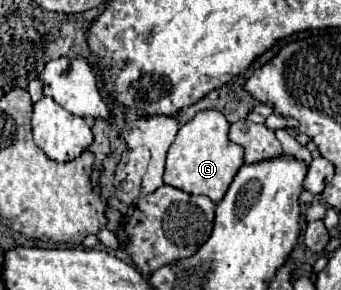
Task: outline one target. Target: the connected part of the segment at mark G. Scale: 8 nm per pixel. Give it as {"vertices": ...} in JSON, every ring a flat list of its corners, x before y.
{"vertices":[[201,111,187,121,169,147,163,181,191,195,207,195,213,203,219,203,229,189,233,177,243,165,243,147,229,141,229,123,219,111]]}

